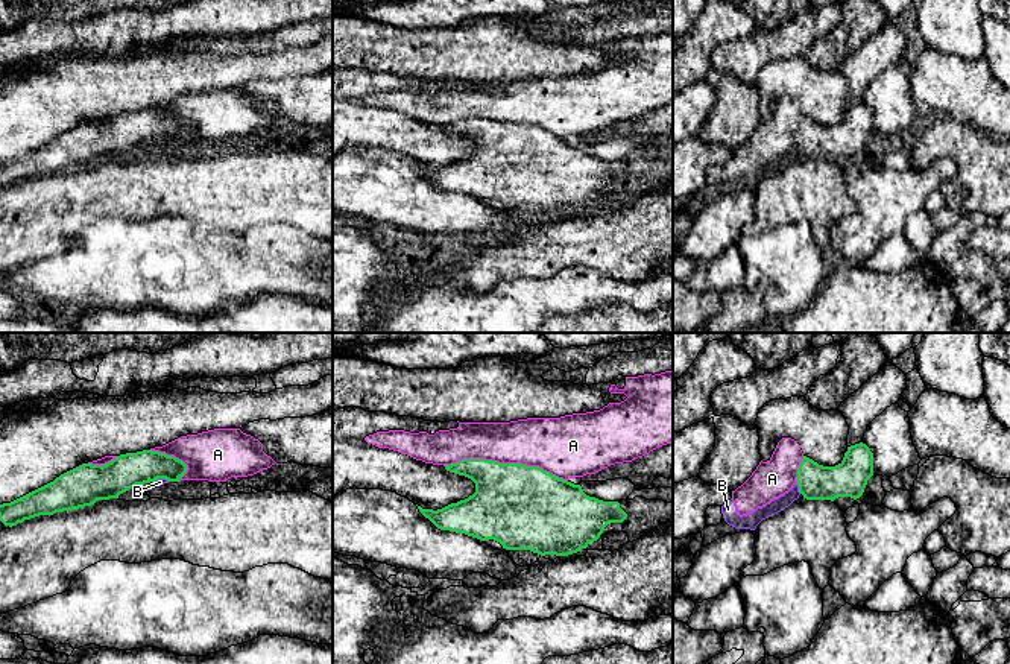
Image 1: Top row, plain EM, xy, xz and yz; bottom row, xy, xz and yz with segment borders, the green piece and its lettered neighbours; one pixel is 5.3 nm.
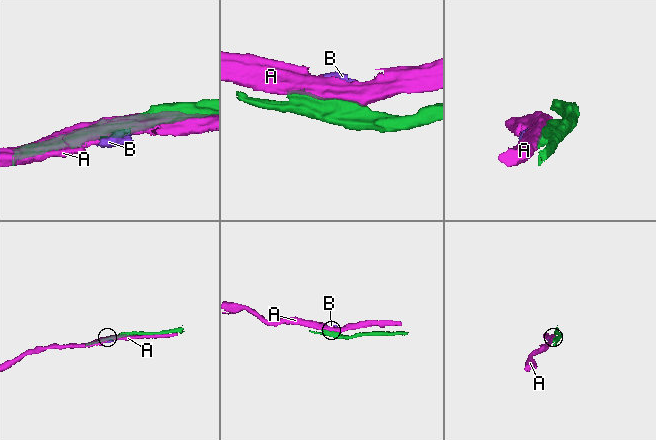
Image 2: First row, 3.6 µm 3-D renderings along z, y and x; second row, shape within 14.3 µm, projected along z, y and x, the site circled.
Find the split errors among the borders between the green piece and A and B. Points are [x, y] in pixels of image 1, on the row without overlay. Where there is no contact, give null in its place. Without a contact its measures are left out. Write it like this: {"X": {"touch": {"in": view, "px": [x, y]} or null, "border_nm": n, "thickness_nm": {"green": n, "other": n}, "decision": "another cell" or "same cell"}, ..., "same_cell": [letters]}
{"A": {"touch": {"in": "xz", "px": [506, 123]}, "border_nm": 650, "thickness_nm": {"green": 440, "other": 280}, "decision": "another cell"}, "B": {"touch": {"in": "yz", "px": [798, 145]}, "border_nm": 80, "thickness_nm": {"green": 190, "other": 70}, "decision": "another cell"}, "same_cell": []}

